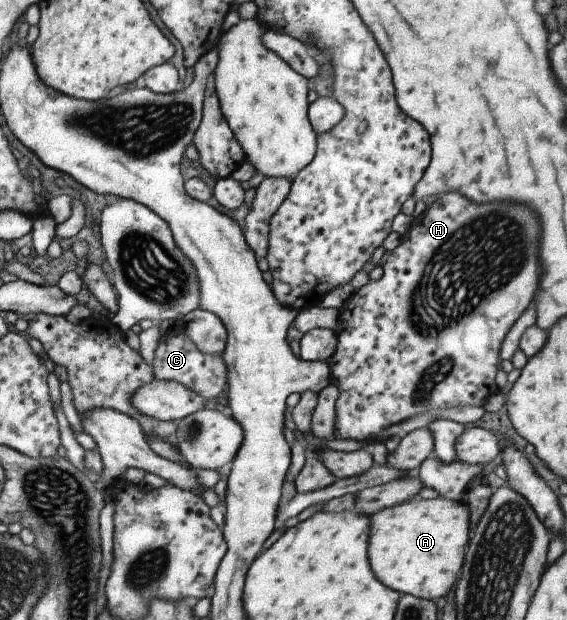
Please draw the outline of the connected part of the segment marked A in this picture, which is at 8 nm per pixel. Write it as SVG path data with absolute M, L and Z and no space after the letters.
M419 496L395 506L381 509L368 516L370 529L368 538L368 561L377 580L401 595L429 599L443 598L453 589L460 576L460 568L465 548L470 536L470 516L468 508L459 500L443 497L423 500Z

